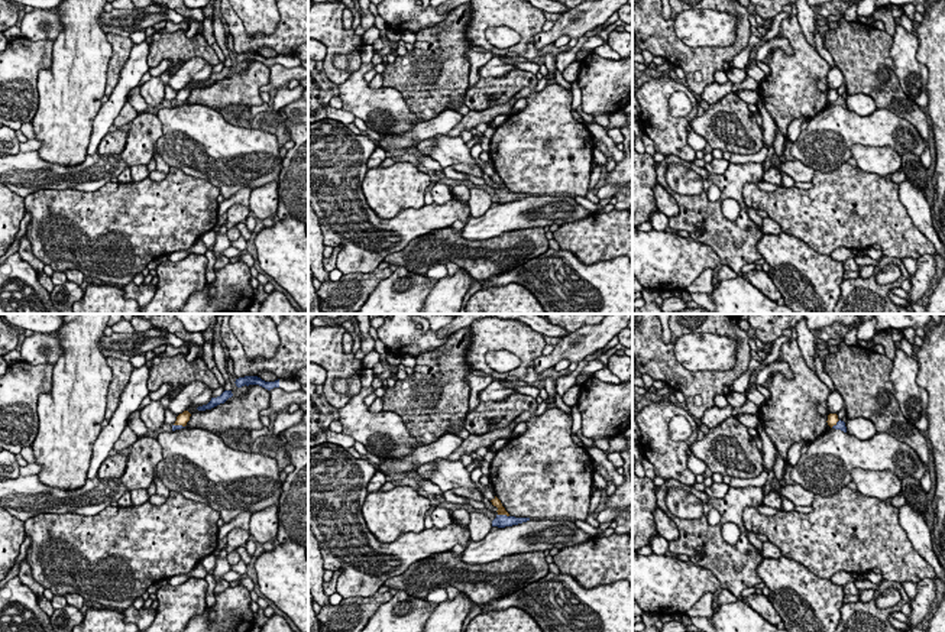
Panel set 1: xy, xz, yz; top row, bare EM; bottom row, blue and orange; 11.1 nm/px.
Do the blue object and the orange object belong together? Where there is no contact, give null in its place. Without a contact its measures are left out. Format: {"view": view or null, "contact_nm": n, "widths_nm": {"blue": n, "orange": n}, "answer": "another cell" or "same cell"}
{"view": "xz", "contact_nm": 130, "widths_nm": {"blue": 160, "orange": 100}, "answer": "same cell"}

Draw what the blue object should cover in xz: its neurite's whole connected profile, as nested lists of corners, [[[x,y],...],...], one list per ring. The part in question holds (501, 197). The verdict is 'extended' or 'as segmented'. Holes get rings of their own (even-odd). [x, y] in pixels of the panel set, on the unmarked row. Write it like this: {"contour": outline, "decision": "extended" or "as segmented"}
{"contour": [[[495,172],[492,176],[492,181],[498,184],[498,191],[496,194],[492,197],[492,202],[498,202],[498,204],[505,204],[505,202],[512,202],[512,201],[518,201],[522,198],[530,197],[530,194],[515,194],[511,192],[505,184],[502,182],[501,176]]], "decision": "extended"}

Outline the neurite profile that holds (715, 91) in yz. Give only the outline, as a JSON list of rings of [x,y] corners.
[[[715,81],[706,85],[700,97],[709,106],[716,104],[721,98],[732,93],[732,85],[734,85],[732,81],[728,81],[725,84],[719,84]]]

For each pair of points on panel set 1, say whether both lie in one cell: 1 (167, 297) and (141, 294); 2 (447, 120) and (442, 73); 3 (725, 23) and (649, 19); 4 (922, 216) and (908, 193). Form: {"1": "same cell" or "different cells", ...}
{"1": "different cells", "2": "different cells", "3": "different cells", "4": "same cell"}

